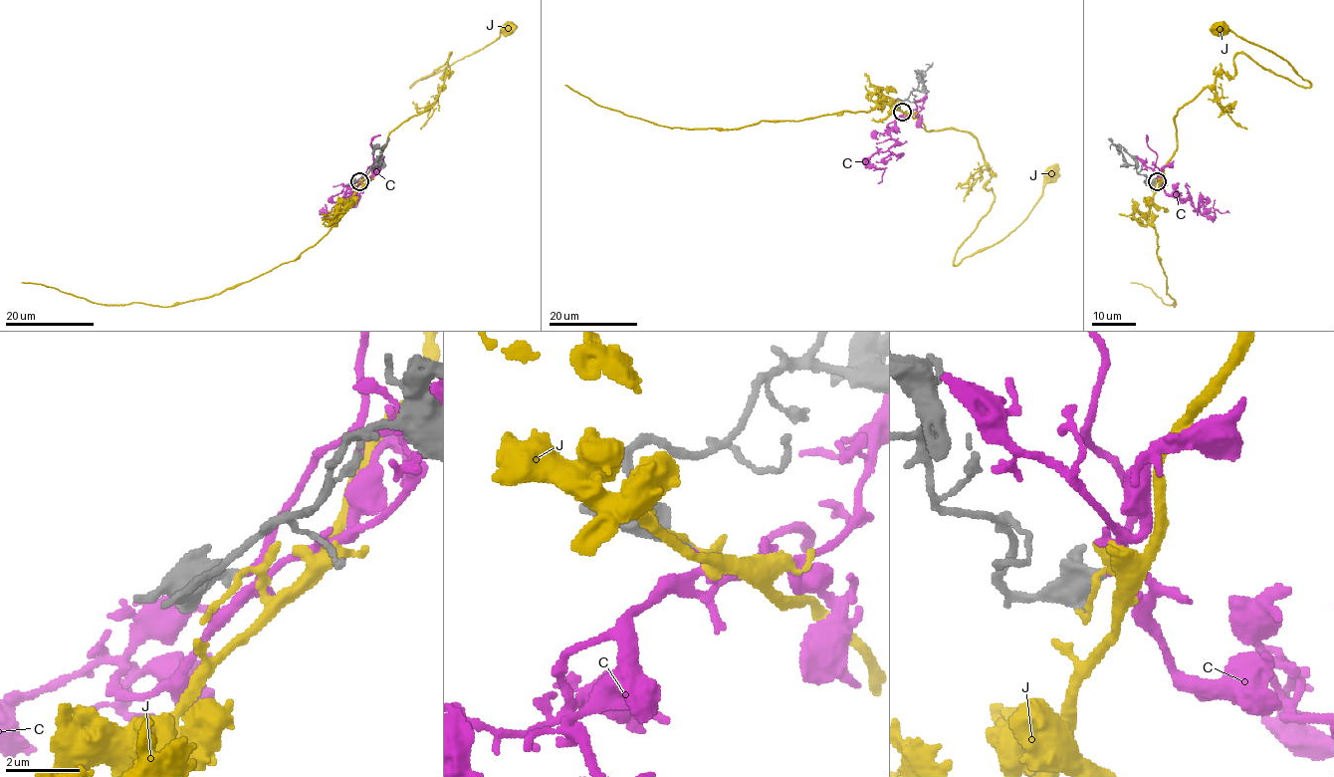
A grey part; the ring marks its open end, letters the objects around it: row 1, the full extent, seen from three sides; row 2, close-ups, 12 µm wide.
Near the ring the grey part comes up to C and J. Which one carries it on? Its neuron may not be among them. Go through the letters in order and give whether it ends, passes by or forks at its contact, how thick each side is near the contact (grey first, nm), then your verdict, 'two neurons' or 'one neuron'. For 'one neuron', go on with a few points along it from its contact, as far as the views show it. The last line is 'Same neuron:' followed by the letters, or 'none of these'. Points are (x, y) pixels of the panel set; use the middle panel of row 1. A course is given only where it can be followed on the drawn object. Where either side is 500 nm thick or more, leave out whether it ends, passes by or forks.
C: it forks | 280/130 nm | one neuron | via (902, 112), (888, 132), (895, 143), (884, 151), (875, 152), (869, 159), (869, 162), (884, 170), (878, 183)
J: it forks | 320/150 nm | two neurons
Same neuron: C

